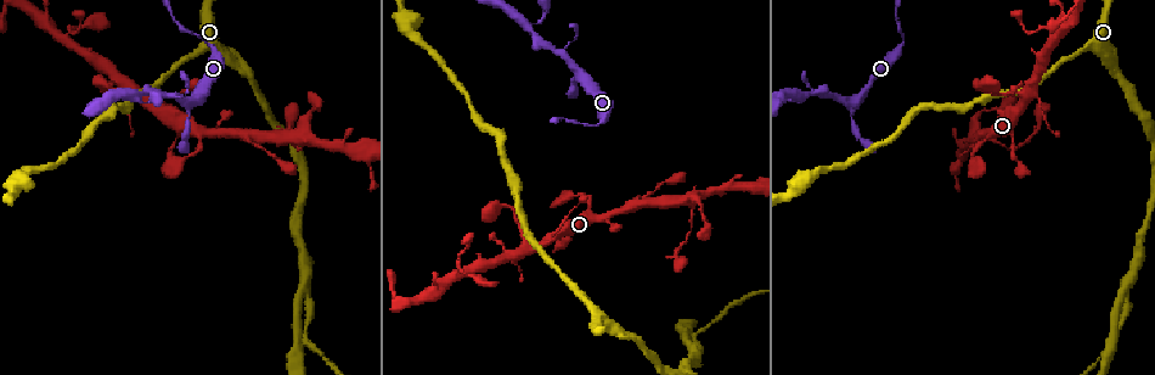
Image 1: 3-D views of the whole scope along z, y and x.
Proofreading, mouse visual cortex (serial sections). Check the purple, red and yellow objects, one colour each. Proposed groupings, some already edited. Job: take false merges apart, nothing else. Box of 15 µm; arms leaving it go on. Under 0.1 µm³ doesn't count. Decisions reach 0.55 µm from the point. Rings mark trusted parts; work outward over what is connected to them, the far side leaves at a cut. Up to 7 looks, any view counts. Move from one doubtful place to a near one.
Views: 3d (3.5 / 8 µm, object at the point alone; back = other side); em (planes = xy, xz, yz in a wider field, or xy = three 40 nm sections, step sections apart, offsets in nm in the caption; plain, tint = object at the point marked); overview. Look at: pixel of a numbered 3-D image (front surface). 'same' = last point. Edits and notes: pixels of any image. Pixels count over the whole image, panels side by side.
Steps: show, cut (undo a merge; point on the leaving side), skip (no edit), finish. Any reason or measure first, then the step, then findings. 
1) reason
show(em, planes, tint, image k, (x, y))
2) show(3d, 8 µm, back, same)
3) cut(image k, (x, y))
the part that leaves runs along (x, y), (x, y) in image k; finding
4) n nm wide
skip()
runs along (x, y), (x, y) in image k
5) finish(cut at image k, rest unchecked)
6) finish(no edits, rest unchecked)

thin neck
show(3d, 8 µm, image 1, (475, 276))

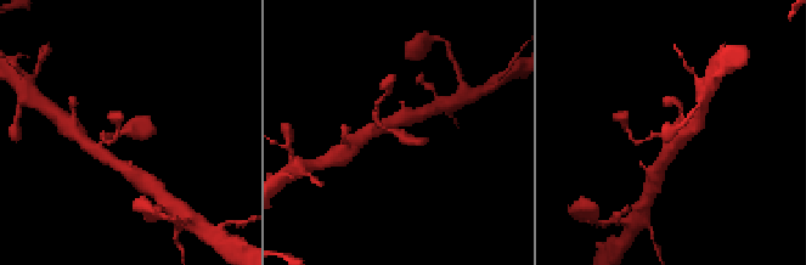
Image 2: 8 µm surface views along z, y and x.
show(em, xy, step 3, tint, image 2, (121, 133))

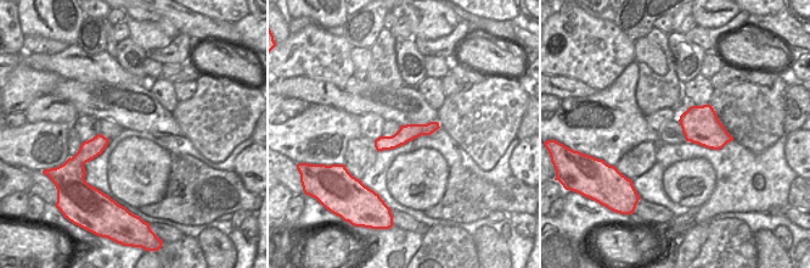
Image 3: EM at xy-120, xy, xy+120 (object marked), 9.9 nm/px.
skip()
runs along (436, 126), (377, 144) in image 3; continuous, no second cell

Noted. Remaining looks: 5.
calibre changes
show(3d, 8 µm, image 1, (205, 40))

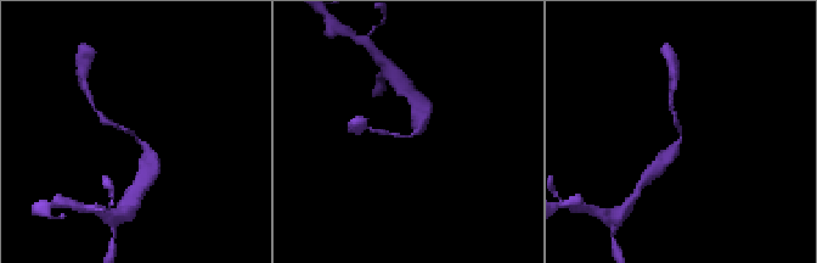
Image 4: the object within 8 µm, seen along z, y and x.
zoom in
show(3d, 3.5 µm, image 4, (134, 133))

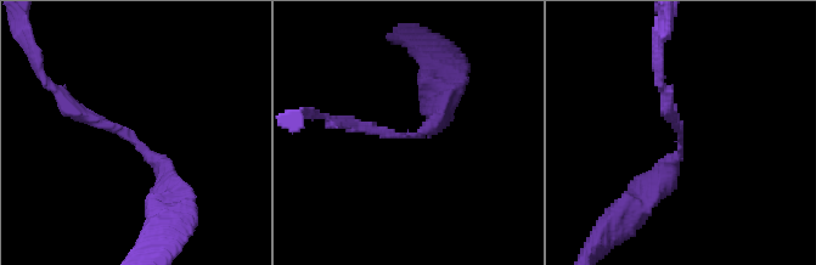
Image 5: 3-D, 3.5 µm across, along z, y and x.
arms of 150, 300 nm; now the EM
show(em, planes, tint, image 5, (124, 136))

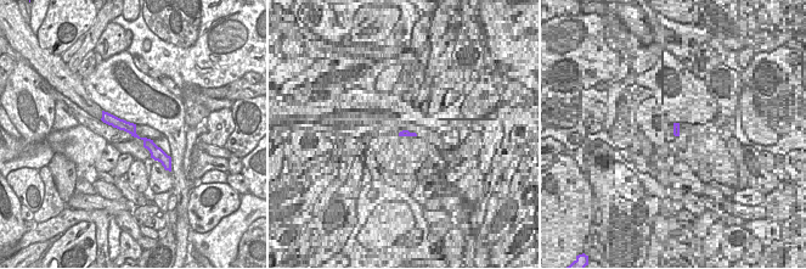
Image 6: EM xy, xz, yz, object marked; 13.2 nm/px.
140 nm wide
skip()
runs along (170, 191), (156, 161), (58, 94) in image 5; all the same cell

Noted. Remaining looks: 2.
three-way junction
show(3d, 3.5 µm, back, image 1, (802, 94))

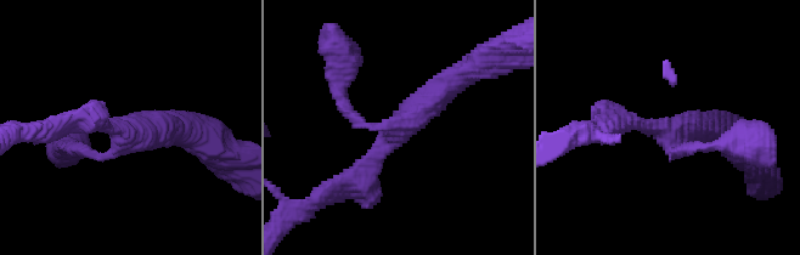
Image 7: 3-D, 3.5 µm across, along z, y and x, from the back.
3 arms; arms of 150, 250, 400 nm
show(em, xy, step 3, tint, image 7, (121, 132))

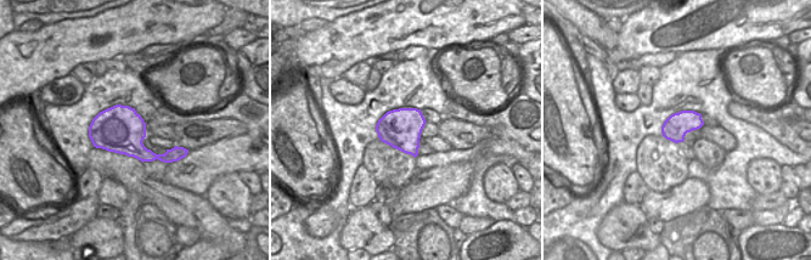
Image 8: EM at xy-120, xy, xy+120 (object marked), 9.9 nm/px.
skip()
runs along (343, 186), (463, 74) in image 7; one cell here

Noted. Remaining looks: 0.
finish(no edits, rest unchecked)

